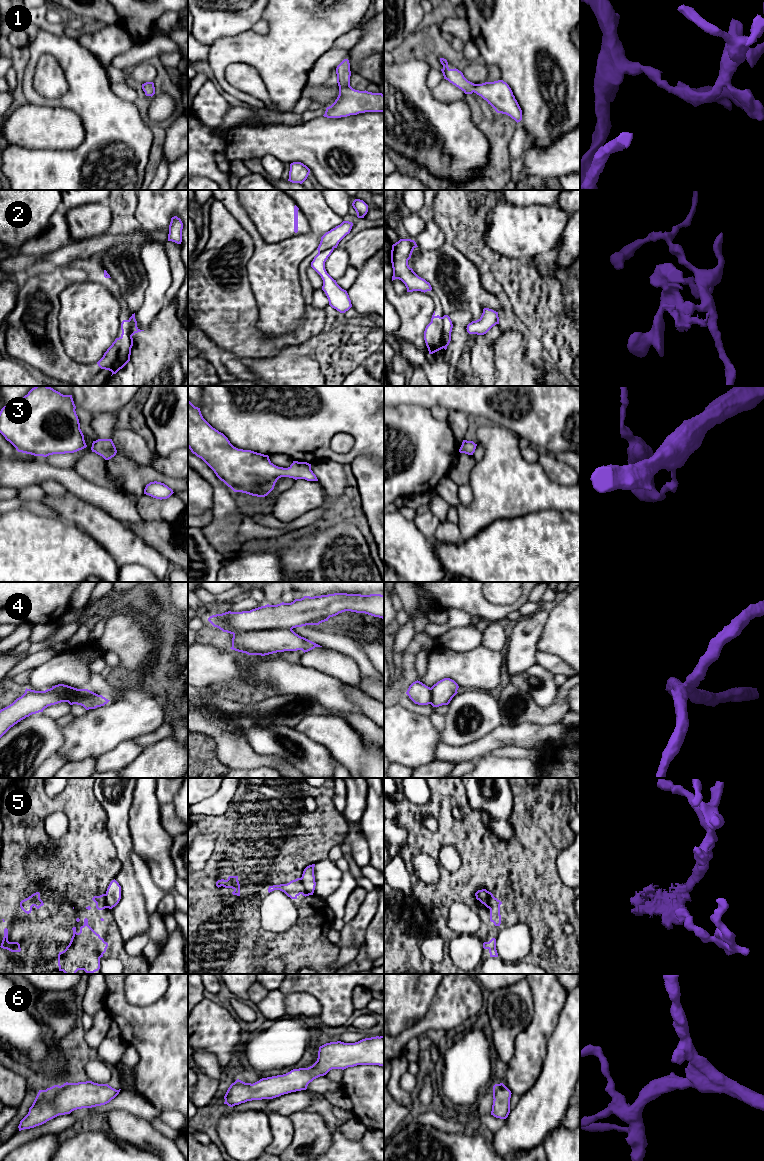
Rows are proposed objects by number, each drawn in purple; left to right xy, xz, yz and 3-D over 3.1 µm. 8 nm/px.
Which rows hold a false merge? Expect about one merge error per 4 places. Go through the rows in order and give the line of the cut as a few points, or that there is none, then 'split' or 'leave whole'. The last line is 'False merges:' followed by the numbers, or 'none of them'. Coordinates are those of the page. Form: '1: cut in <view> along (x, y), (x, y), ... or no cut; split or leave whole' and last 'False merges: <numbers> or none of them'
1: no cut; leave whole
2: cut in yz along (442, 317), (442, 336), (443, 343), (446, 346); split
3: no cut; leave whole
4: no cut; leave whole
5: cut in xz along (300, 878), (303, 884), (301, 893); split
6: no cut; leave whole
False merges: 2, 5

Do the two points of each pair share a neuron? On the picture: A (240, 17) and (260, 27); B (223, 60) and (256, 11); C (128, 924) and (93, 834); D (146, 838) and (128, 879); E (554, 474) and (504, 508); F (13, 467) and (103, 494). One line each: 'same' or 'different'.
A: different
B: different
C: different
D: different
E: different
F: same

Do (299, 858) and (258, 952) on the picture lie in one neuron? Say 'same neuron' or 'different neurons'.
same neuron

